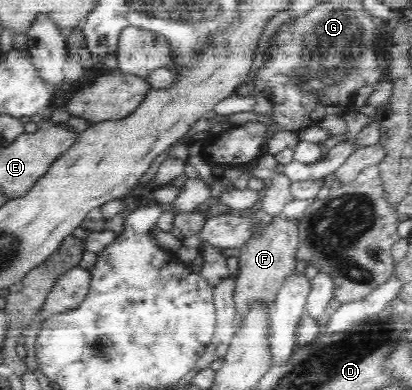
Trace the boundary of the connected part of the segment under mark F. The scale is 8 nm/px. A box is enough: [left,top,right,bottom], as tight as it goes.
[233,215,300,319]

